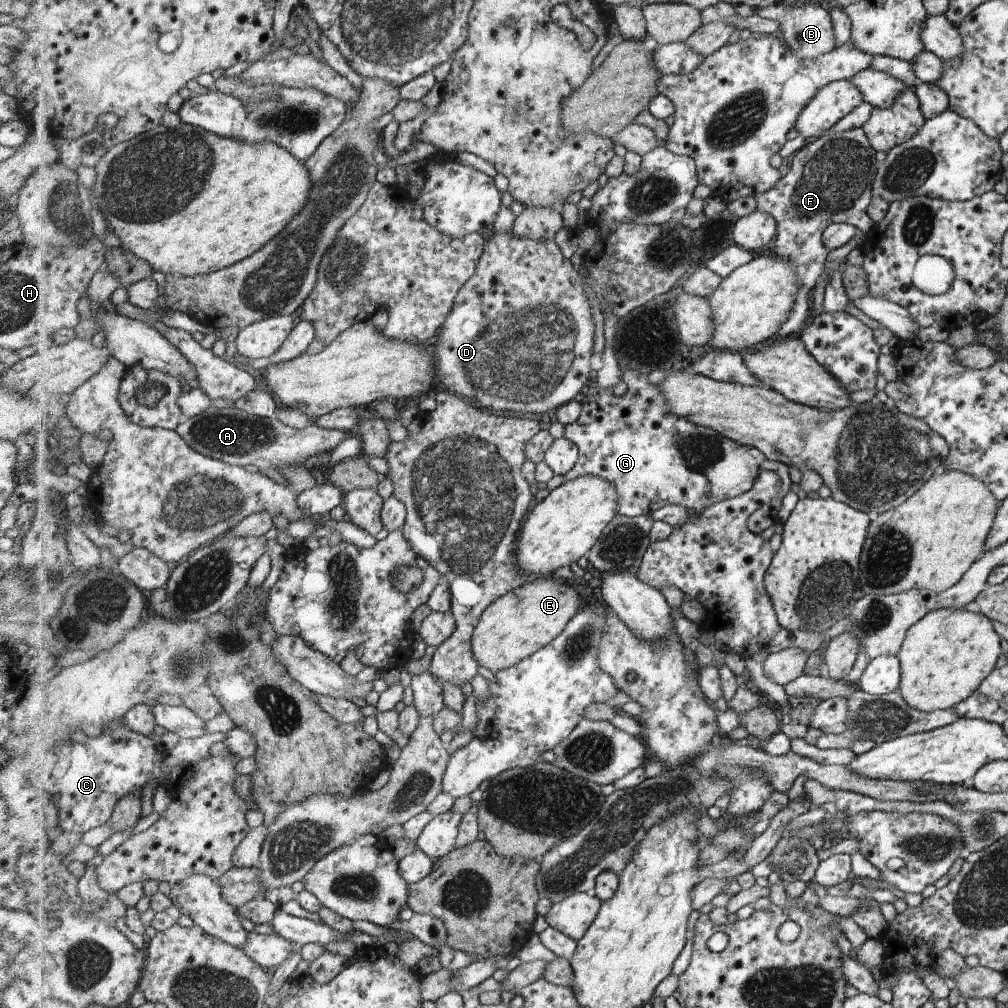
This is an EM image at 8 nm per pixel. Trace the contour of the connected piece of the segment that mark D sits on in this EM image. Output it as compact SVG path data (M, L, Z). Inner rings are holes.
M511 231L499 232L499 234L494 234L493 238L487 239L485 252L473 278L461 289L449 318L440 330L439 336L433 341L433 352L435 352L435 358L437 358L435 360L435 372L437 372L435 389L455 392L461 398L475 403L481 408L511 410L511 412L519 415L529 414L530 416L532 416L531 414L545 414L545 412L554 414L564 404L569 404L575 399L581 399L583 395L581 390L591 380L591 372L595 372L593 366L591 366L591 354L593 354L593 348L595 348L595 334L597 334L597 326L595 326L595 318L593 318L593 312L591 312L589 296L585 292L583 278L579 276L579 272L571 264L571 260L567 260L563 256L563 251L559 248L556 239L537 242L535 239L527 240L527 238L513 236Z

